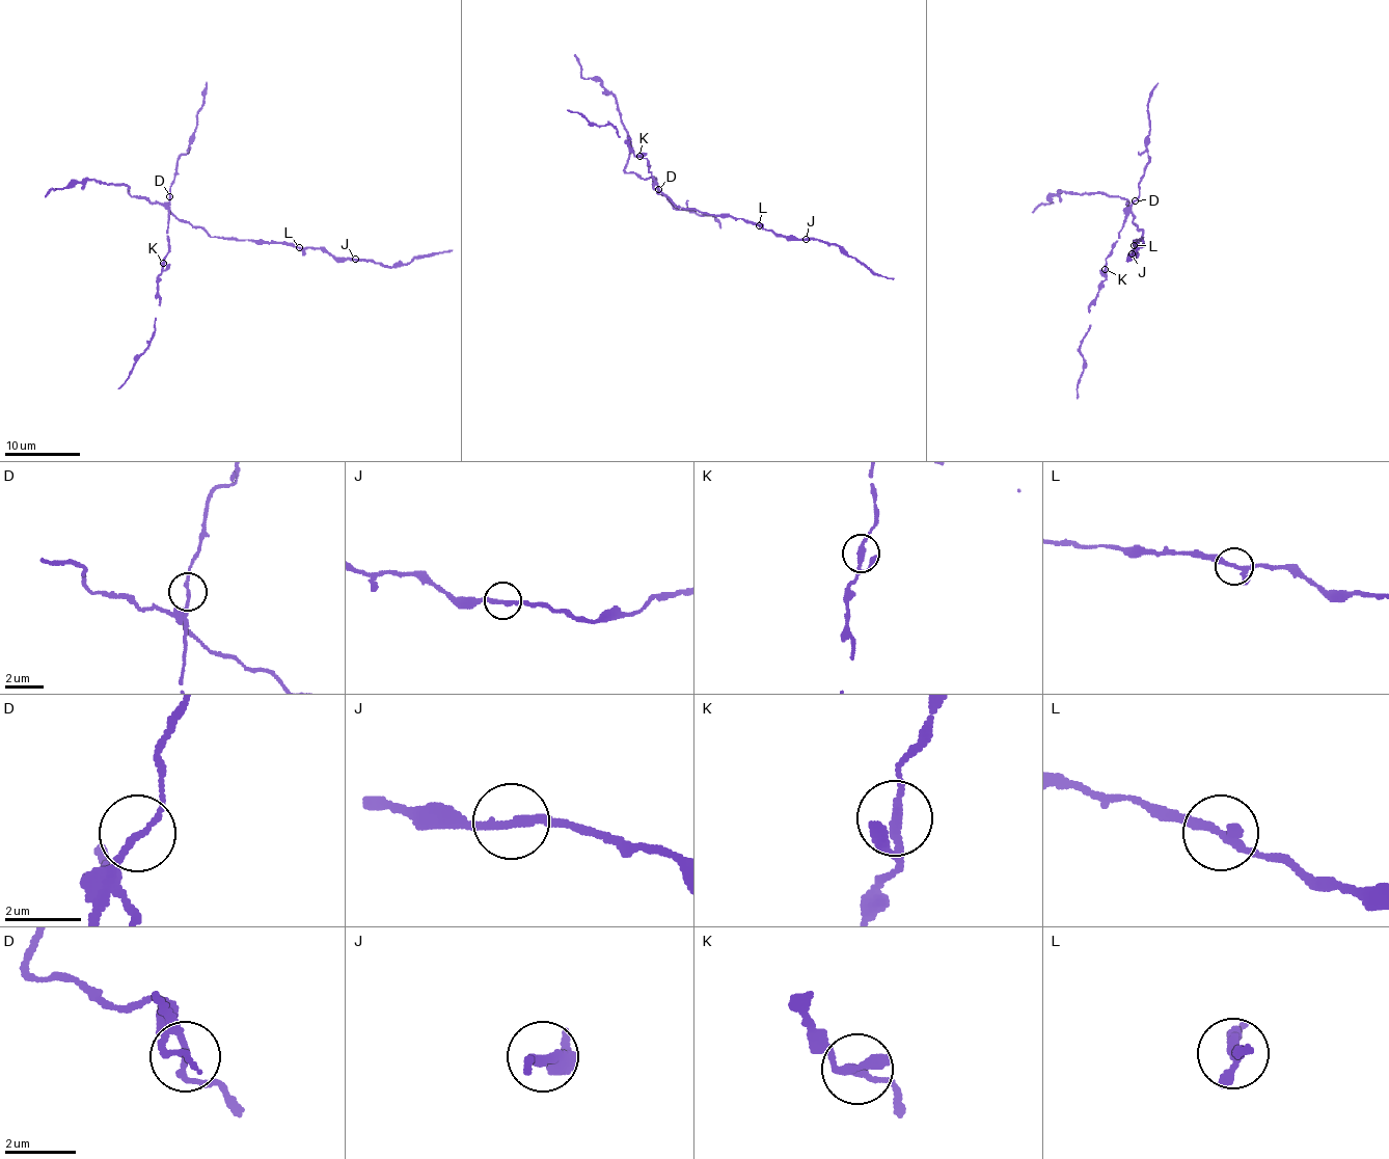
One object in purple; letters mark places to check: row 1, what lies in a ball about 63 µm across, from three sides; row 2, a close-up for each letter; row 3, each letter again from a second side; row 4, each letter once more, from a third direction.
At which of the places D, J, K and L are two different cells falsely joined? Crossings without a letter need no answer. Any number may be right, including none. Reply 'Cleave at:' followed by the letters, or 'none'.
Cleave at: none

